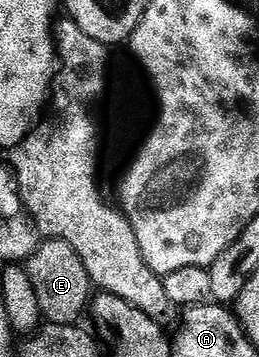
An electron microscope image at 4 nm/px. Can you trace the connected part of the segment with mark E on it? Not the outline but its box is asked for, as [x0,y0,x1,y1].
[27,238,91,326]

